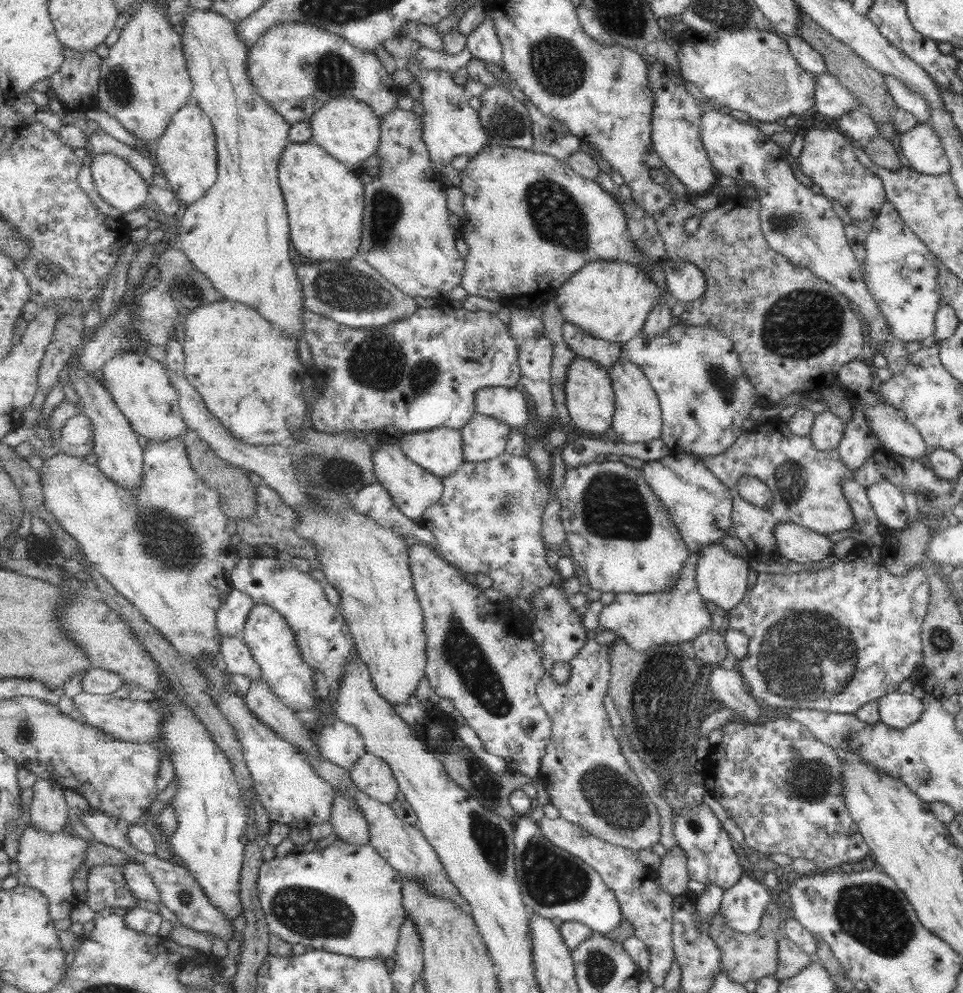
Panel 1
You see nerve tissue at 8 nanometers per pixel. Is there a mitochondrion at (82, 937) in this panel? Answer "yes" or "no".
no

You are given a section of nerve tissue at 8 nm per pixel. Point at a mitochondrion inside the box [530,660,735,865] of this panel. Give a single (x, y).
(610, 796)

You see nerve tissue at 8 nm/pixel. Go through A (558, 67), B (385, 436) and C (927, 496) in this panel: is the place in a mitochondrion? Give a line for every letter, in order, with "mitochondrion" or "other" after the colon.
A: mitochondrion
B: other
C: other

